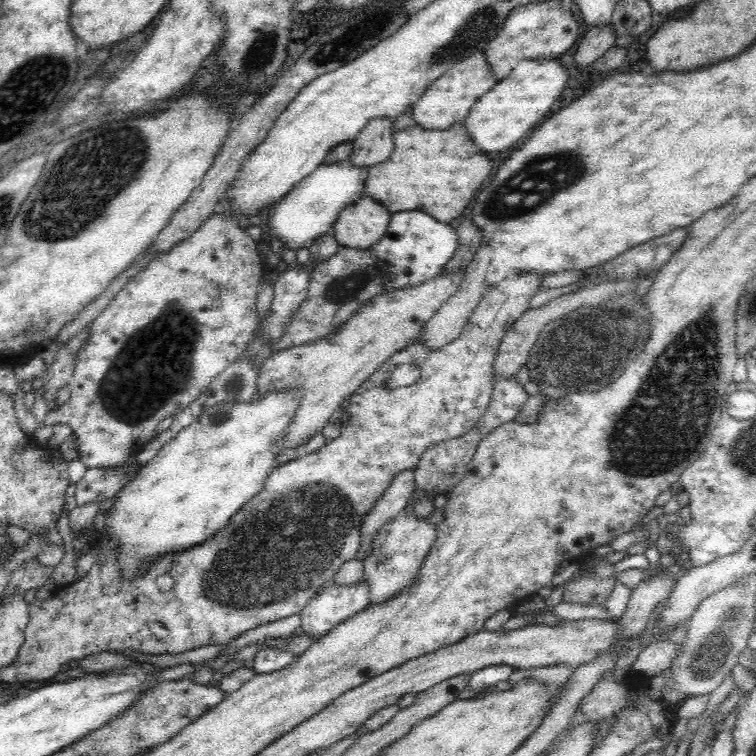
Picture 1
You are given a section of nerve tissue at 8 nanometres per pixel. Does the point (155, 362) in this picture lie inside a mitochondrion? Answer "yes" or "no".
yes

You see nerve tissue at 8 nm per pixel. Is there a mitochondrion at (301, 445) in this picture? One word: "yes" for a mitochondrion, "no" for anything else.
no

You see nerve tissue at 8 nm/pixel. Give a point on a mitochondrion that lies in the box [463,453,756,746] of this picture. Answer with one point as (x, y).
(710, 653)

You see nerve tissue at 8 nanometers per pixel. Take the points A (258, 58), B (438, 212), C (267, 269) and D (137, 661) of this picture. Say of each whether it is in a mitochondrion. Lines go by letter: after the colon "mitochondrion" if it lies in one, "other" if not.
A: mitochondrion
B: other
C: other
D: other

